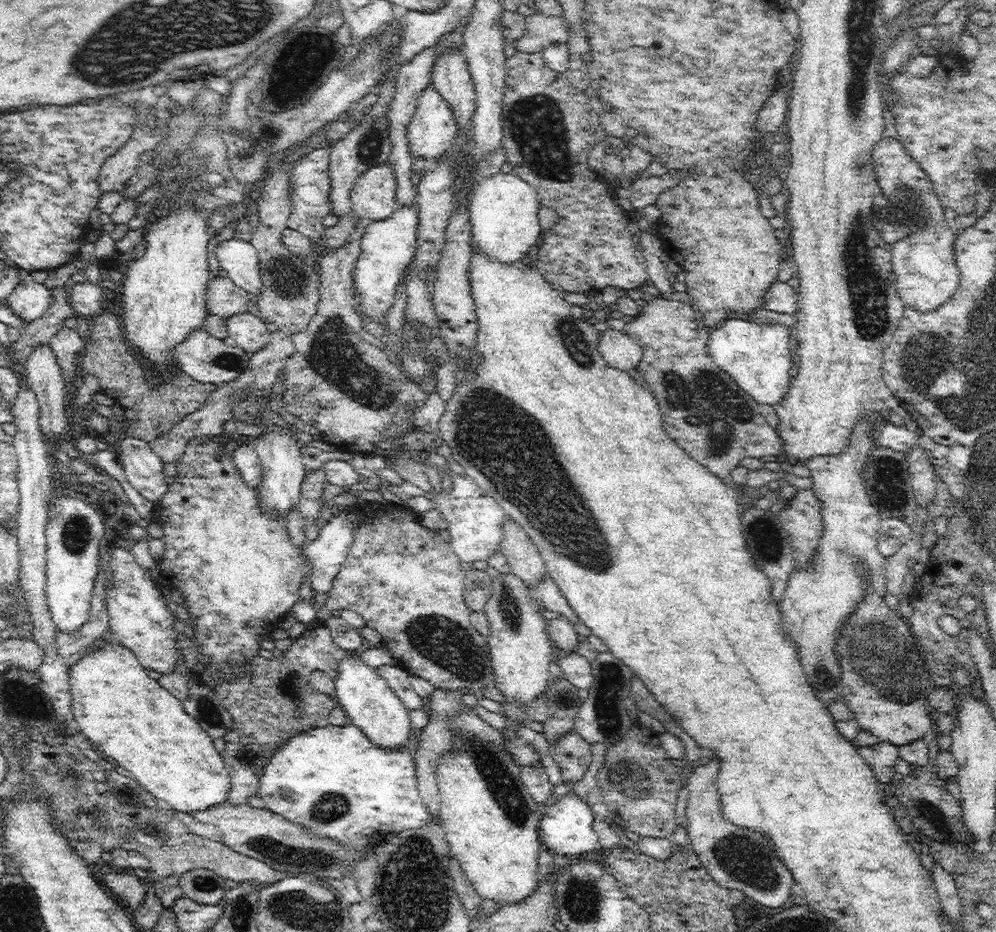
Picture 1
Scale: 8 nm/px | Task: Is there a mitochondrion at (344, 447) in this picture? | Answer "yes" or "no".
no

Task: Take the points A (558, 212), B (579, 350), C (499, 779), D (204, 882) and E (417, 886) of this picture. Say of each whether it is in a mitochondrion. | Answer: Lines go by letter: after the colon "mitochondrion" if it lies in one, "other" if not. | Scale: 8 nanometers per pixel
A: other
B: mitochondrion
C: mitochondrion
D: mitochondrion
E: mitochondrion

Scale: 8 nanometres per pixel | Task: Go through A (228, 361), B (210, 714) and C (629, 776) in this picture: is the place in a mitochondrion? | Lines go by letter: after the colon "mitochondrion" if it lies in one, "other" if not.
A: mitochondrion
B: mitochondrion
C: mitochondrion

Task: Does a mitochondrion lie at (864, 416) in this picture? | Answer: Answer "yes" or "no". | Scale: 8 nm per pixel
no

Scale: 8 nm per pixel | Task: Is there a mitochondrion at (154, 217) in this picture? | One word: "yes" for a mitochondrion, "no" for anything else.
no

